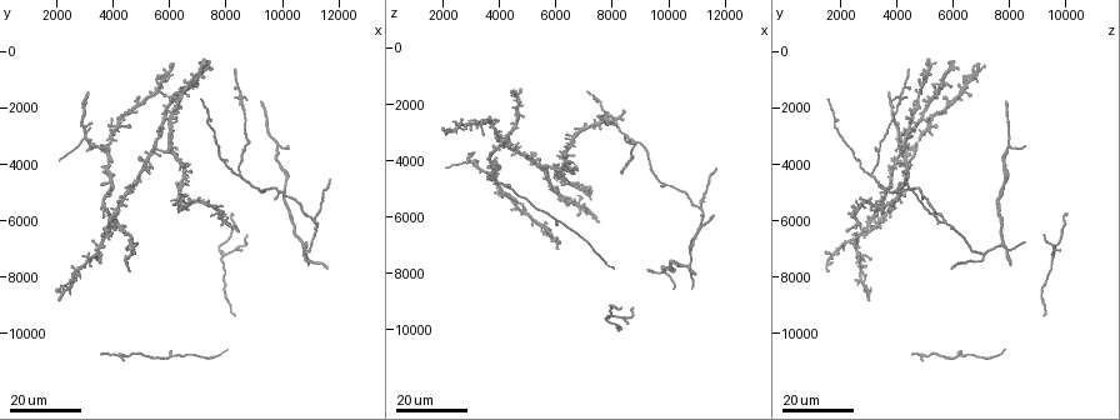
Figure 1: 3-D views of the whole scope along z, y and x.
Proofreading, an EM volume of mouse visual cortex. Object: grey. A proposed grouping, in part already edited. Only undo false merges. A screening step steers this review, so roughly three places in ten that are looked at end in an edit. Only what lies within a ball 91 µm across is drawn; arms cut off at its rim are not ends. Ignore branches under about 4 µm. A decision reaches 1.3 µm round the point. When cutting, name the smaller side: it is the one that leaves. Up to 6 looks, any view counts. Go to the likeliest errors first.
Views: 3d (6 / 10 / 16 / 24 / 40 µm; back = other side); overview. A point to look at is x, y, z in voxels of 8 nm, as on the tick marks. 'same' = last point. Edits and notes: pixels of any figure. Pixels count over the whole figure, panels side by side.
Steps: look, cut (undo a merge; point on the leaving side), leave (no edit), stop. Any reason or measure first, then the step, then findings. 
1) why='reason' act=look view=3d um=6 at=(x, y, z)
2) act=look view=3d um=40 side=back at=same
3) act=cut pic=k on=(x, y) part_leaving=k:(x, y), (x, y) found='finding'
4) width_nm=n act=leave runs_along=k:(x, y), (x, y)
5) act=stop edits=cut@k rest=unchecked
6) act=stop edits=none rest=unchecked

why='two arms in line, one across' act=look view=3d um=16 at=(11100, 6100, 5600)

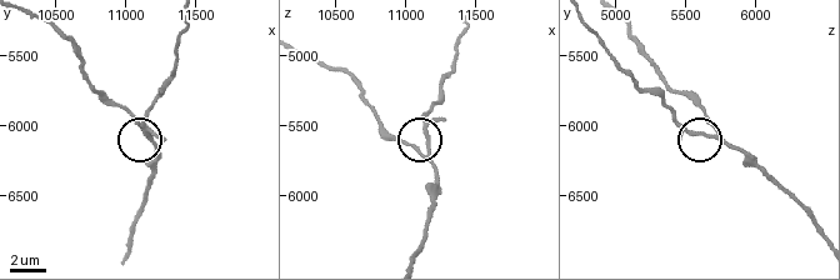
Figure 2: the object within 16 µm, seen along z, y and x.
why='zoom in' act=look view=3d um=6 at=(11180, 6060, 5700)

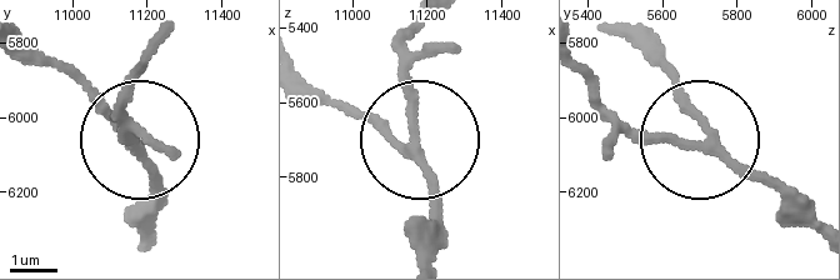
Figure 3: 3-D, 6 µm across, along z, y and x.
act=leave runs_along=3:(26, 45), (134, 145), (123, 113) found='continuous, no second neuron'

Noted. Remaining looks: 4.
why='small branch off a trunk' act=look view=3d um=16 at=(8600, 1600, 4100)

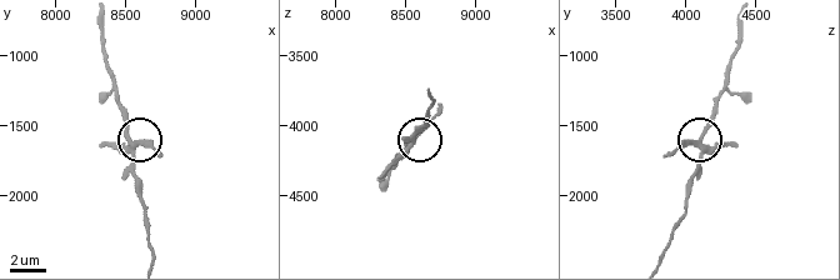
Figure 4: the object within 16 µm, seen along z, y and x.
why='zoom in' act=look view=3d um=10 at=(8580, 1620, 4060)

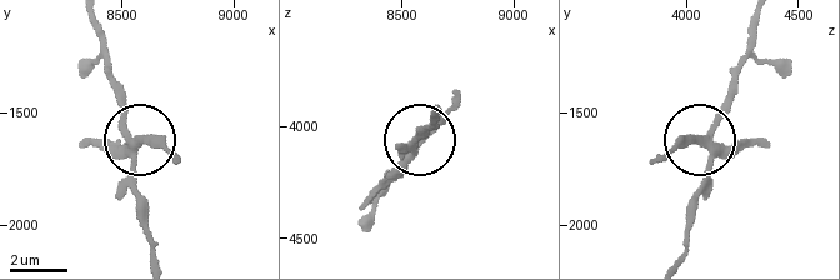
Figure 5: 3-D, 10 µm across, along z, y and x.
act=cut pic=5 on=(161, 143) part_leaving=5:(411, 151), (459, 91) found='two neurons meet here'

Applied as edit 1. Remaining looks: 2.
act=stop edits=cut@5 rest=unchecked

